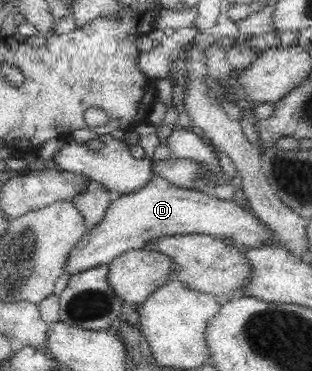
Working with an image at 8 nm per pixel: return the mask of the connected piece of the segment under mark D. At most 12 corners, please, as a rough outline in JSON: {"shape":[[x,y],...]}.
{"shape":[[153,178],[115,196],[74,246],[73,275],[160,238],[281,247],[236,201]]}

